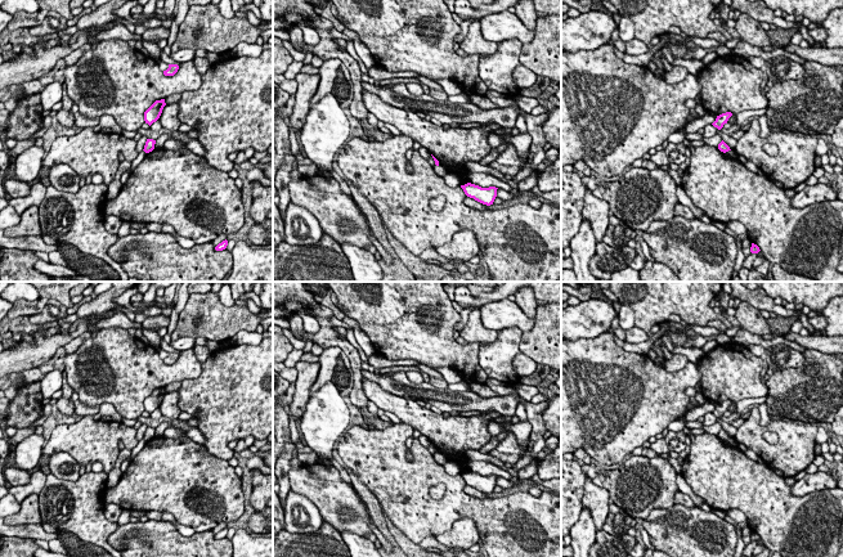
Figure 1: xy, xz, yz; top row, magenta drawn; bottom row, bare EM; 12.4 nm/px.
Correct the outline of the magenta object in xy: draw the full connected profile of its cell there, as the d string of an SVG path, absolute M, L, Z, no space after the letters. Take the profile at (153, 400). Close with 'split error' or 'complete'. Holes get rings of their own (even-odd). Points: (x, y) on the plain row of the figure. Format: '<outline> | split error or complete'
M165 387L156 388L145 400L144 400L144 409L149 414L156 410L161 401L163 395L166 394Z | complete

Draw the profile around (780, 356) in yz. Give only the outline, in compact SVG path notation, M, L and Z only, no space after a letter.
M775 345L767 349L767 368L779 372L788 368L799 368L804 363L804 355L786 345Z

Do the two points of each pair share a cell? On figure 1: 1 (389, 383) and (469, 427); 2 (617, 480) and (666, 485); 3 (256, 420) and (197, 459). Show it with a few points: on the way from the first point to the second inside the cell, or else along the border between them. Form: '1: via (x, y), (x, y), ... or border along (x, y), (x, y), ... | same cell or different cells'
1: border along (388, 391), (416, 401) | different cells
2: via (628, 485), (654, 485) | same cell
3: border along (203, 445), (213, 454), (227, 461) | different cells

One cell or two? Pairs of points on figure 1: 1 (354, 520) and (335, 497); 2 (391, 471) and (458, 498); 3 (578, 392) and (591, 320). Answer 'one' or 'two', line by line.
1: one
2: one
3: two

